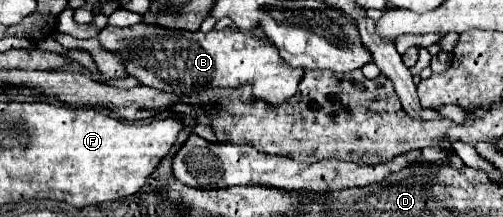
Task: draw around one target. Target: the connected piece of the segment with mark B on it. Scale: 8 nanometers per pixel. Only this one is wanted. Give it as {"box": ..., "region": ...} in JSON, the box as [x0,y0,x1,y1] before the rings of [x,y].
{"box":[98,24,304,104],"region":[[[134,24],[130,28],[108,26],[98,34],[98,40],[106,50],[118,52],[124,58],[130,76],[136,76],[144,86],[172,94],[198,94],[212,86],[234,88],[252,82],[256,98],[280,104],[296,94],[298,82],[304,76],[302,68],[292,68],[280,58],[274,44],[256,40],[252,34],[236,32],[232,28],[204,34],[166,30],[152,24]]]}

